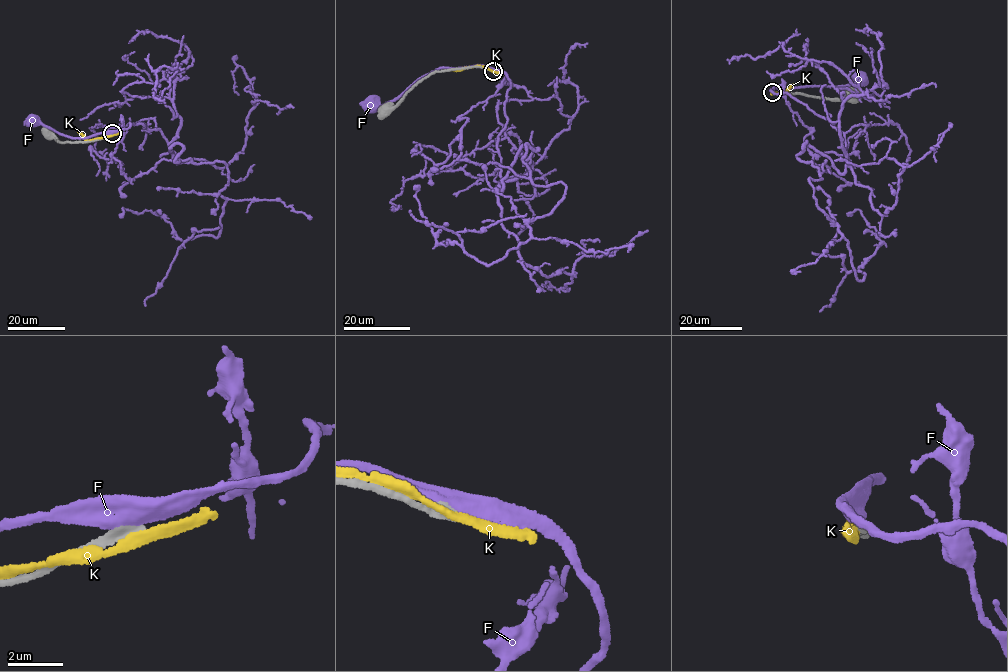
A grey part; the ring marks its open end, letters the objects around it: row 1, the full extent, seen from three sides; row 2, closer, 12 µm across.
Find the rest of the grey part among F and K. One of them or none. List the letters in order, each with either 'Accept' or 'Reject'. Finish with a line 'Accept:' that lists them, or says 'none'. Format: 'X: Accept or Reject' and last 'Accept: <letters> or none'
F: Reject
K: Reject
Accept: none

